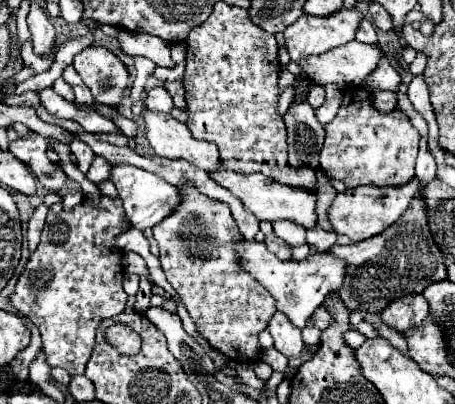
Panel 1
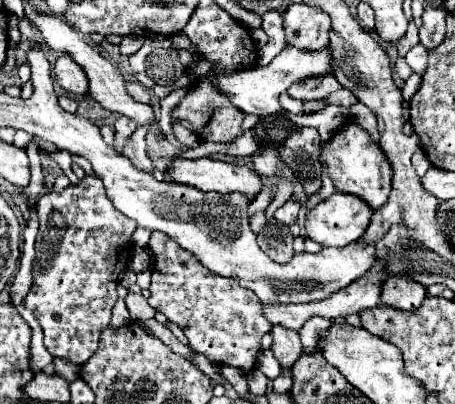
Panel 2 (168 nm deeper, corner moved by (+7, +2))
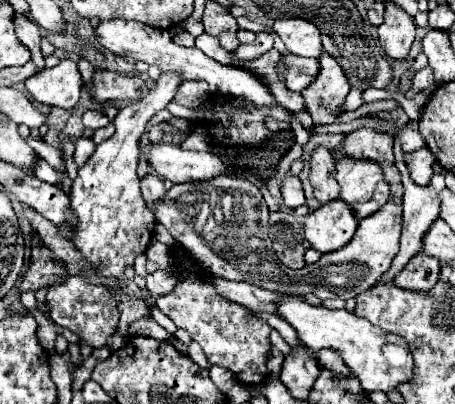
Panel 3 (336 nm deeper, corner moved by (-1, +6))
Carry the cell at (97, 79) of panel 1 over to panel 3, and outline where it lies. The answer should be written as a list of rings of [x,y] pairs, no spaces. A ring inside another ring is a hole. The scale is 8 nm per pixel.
[[[62,60],[54,68],[44,68],[26,80],[26,90],[40,104],[72,110],[76,108],[82,92],[82,76],[72,60]]]

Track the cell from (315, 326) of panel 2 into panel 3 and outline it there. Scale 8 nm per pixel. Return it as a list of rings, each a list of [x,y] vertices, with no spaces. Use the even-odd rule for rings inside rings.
[[[320,350],[318,356],[324,356],[324,364],[332,370],[336,370],[338,374],[344,374],[344,376],[352,376],[344,364],[344,360],[340,360],[340,356],[336,352],[330,352],[330,350]]]

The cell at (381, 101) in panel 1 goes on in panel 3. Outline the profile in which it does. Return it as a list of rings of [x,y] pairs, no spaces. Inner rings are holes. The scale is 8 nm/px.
[[[362,128],[346,134],[344,154],[362,160],[376,160],[376,164],[382,166],[384,178],[390,184],[392,198],[402,198],[402,182],[400,182],[400,172],[394,164],[392,144],[394,144],[392,136]]]

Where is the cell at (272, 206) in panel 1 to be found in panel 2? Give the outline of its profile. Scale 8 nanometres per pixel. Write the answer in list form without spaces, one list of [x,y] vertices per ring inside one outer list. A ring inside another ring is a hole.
[[[194,158],[194,160],[172,160],[172,178],[176,182],[194,186],[204,192],[220,192],[220,194],[232,194],[240,192],[248,198],[248,202],[254,202],[262,188],[262,180],[258,174],[254,174],[244,164],[232,164],[222,162],[216,158]]]

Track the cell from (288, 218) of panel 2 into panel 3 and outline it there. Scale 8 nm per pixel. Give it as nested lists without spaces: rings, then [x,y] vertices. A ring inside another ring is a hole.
[[[286,172],[280,190],[282,190],[284,206],[298,208],[298,206],[306,204],[306,198],[304,198],[304,192],[302,192],[302,182],[300,182],[298,176],[292,176],[292,172]]]

